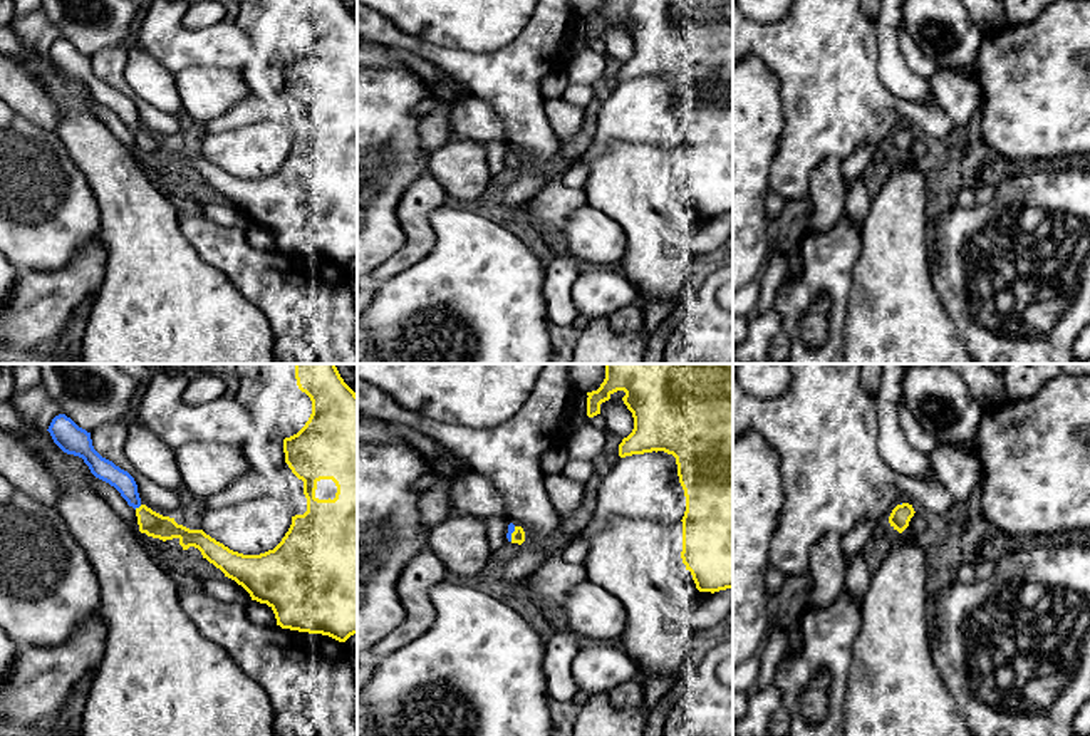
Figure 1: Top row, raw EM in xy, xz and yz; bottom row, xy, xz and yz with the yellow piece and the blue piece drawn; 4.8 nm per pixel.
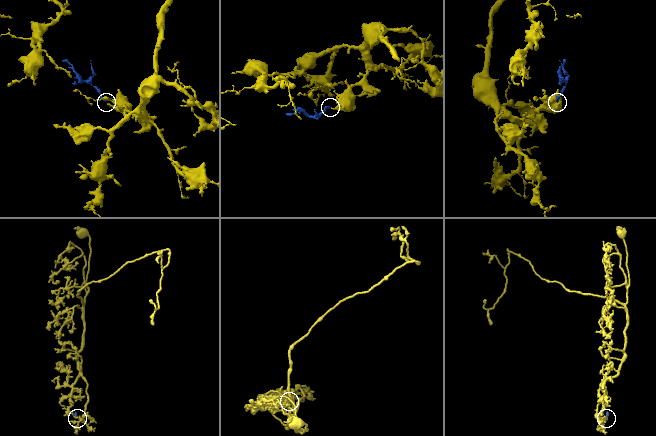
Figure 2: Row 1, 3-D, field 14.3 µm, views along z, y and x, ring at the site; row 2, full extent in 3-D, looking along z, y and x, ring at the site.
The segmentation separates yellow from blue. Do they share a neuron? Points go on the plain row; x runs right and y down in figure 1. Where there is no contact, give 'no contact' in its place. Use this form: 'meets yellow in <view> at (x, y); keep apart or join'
meets yellow in xy at (140, 131); join

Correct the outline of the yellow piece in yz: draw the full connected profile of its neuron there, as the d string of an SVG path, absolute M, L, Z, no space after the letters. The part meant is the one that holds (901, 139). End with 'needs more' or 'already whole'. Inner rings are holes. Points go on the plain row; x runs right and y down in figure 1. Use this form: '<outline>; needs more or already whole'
M909 127L897 129L889 141L889 148L894 154L902 158L909 151L909 146L914 141L914 137L916 136L912 129Z; already whole

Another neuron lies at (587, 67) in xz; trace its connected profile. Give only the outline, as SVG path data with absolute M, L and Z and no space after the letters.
M587 47L565 62L568 82L594 86L604 75L605 65L605 55Z

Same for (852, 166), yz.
M865 144L855 149L852 154L843 156L840 171L845 189L864 173L864 169L885 154L885 146Z

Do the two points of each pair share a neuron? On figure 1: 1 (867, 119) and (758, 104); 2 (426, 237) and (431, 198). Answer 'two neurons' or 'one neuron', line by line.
1: two neurons
2: one neuron

